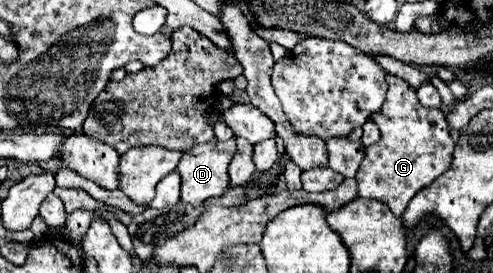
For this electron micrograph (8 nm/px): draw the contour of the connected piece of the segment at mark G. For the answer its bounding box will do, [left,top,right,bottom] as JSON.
[356,73,454,217]

